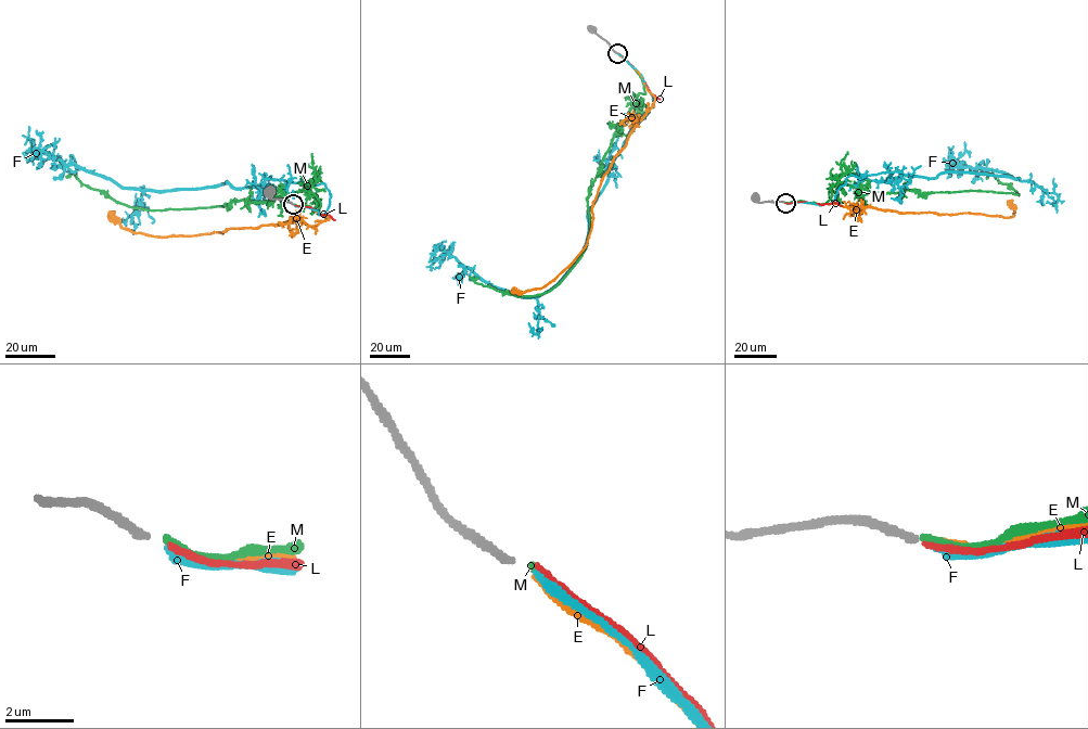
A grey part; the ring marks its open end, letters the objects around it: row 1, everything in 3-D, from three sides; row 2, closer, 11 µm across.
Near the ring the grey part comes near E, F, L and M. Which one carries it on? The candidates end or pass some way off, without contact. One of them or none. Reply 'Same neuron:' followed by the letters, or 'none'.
Same neuron: F

